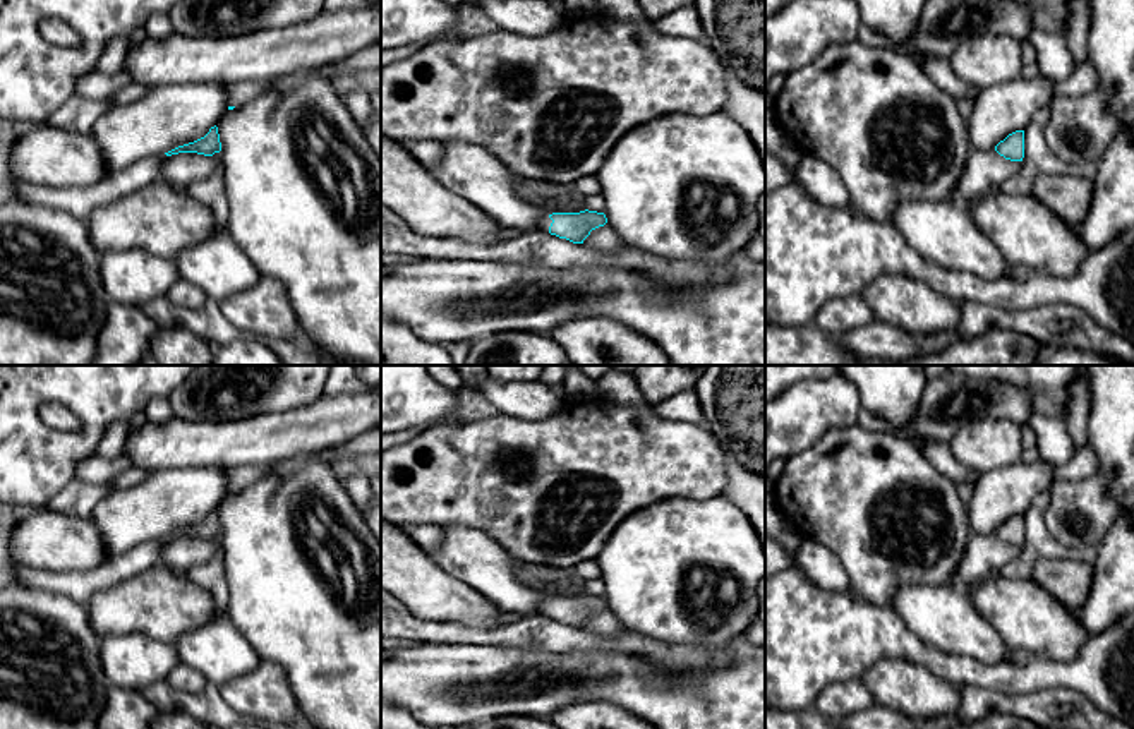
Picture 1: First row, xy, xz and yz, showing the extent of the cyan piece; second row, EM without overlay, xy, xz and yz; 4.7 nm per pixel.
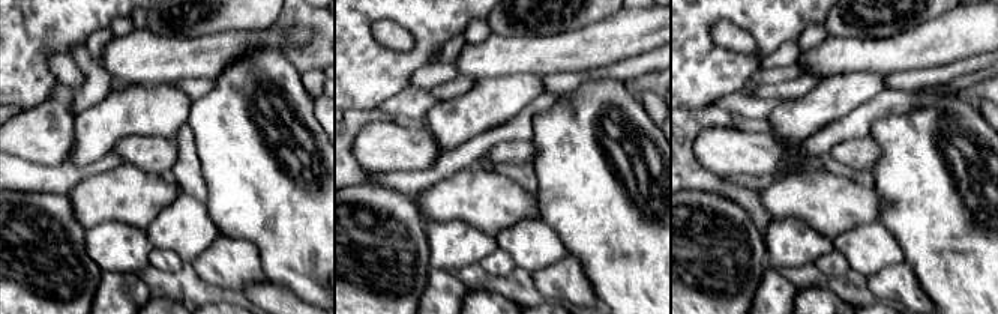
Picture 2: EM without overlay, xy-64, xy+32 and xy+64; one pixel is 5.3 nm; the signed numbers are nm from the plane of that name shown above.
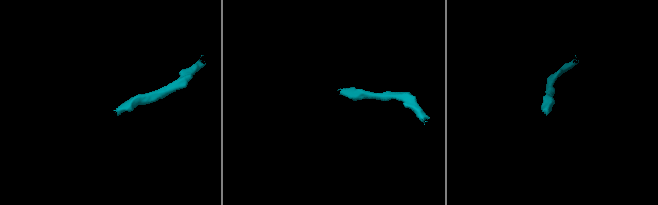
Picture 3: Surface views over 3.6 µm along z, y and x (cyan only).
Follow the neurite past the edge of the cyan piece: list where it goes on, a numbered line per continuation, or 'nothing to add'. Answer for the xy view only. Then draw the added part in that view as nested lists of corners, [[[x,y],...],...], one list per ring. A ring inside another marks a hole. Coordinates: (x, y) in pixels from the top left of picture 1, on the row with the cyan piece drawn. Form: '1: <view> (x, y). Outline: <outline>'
nothing to add

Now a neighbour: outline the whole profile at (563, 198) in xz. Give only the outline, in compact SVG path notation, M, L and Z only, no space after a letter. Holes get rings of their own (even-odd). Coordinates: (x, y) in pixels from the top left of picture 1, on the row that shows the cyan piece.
M513 172L511 175L515 178L515 187L527 199L539 204L551 204L556 213L580 213L587 209L585 197L578 194L573 185L523 178Z

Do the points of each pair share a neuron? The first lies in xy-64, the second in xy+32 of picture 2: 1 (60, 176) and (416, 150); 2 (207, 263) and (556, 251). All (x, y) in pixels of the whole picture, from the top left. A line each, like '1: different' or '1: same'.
1: different
2: different

